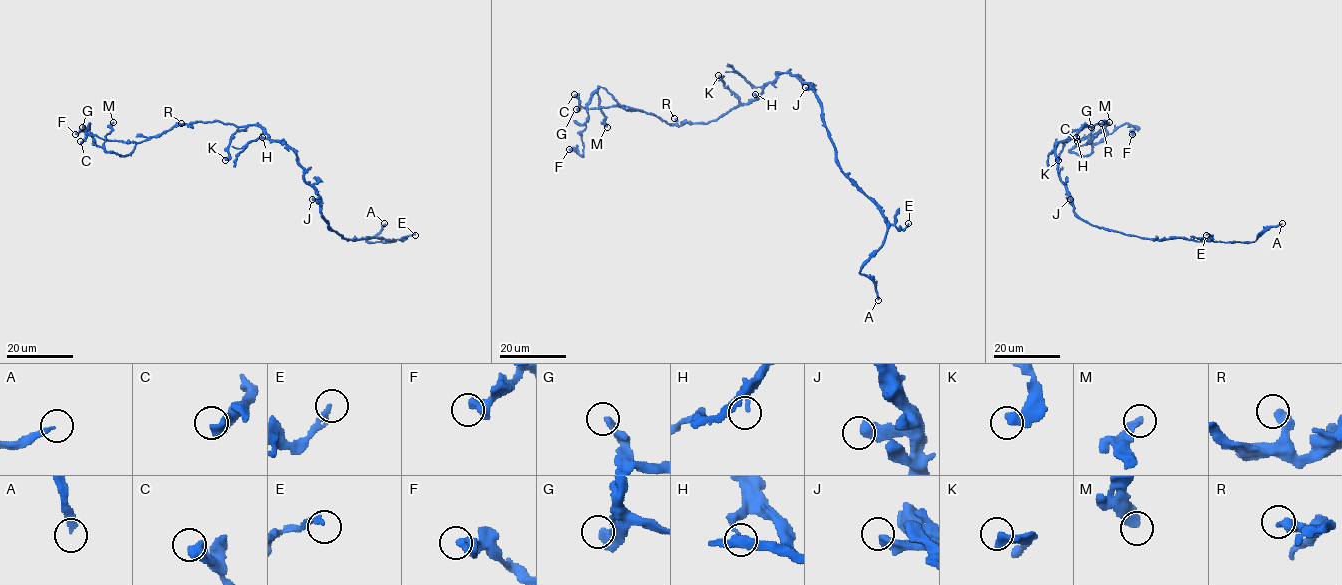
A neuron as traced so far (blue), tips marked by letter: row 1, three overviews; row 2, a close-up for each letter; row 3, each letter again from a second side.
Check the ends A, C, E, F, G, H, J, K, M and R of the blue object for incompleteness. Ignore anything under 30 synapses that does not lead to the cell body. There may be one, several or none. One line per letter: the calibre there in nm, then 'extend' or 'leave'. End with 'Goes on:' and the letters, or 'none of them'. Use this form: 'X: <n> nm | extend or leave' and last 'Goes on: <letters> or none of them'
A: 240 nm | extend
C: 460 nm | leave
E: 200 nm | leave
F: 480 nm | leave
G: 320 nm | leave
H: 190 nm | leave
J: 480 nm | leave
K: 480 nm | leave
M: 280 nm | leave
R: 440 nm | leave
Goes on: A

